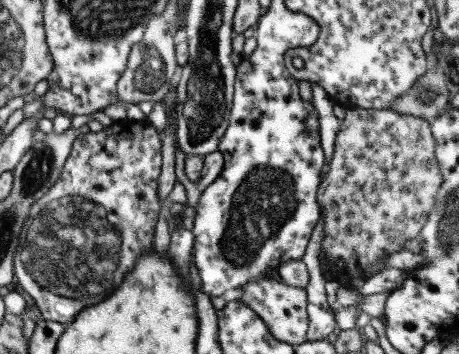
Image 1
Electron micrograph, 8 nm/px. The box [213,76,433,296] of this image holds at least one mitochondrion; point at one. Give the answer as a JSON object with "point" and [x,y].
{"point":[264,202]}

